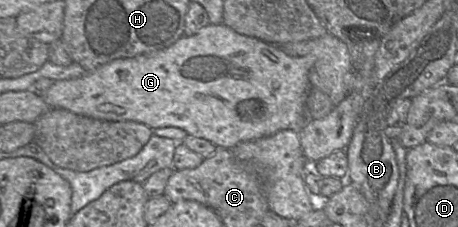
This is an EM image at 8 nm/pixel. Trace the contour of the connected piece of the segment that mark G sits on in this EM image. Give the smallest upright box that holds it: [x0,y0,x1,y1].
[40,24,316,149]

